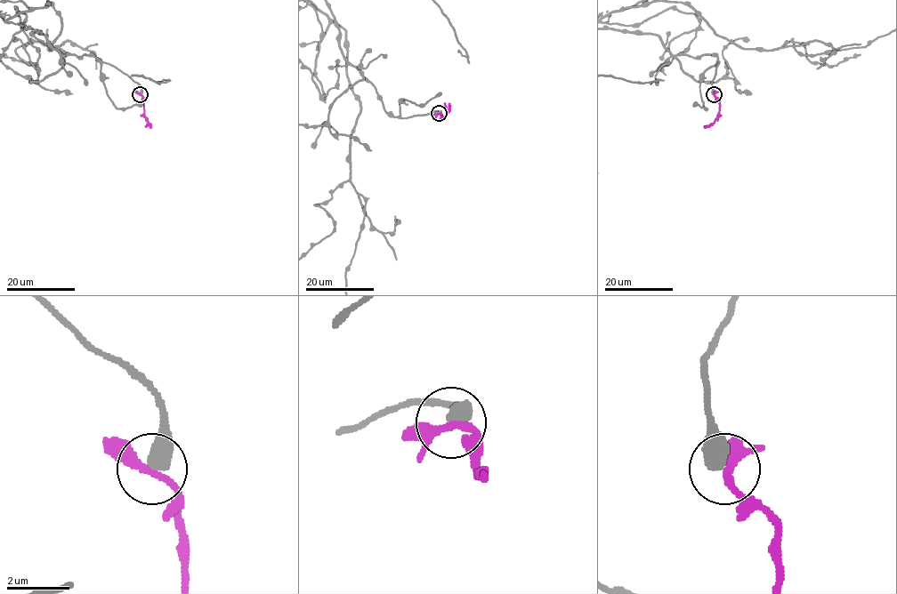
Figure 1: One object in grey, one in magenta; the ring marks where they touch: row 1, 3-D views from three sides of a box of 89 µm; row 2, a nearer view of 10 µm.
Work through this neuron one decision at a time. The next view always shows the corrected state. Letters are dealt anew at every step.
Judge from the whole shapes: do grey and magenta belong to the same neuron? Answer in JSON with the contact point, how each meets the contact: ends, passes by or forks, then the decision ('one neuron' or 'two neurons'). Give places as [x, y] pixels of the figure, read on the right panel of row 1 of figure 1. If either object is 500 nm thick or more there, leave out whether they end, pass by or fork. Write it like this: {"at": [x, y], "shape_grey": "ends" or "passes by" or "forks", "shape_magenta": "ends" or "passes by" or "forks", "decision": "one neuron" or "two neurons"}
{"at": [714, 94], "decision": "two neurons"}

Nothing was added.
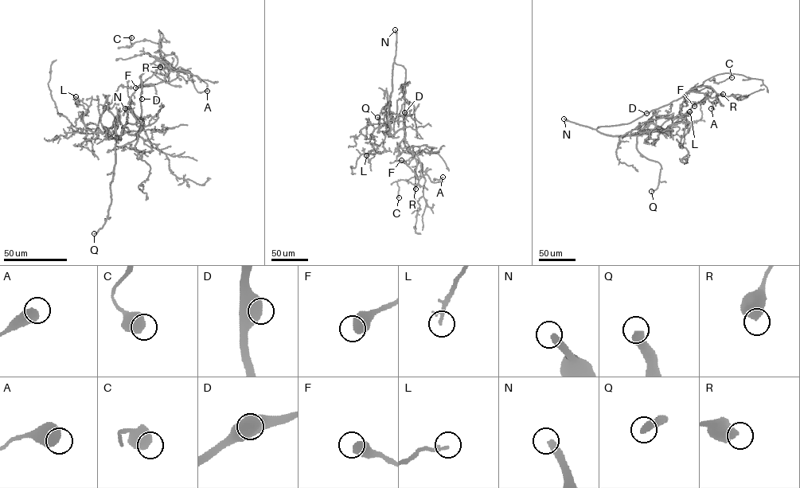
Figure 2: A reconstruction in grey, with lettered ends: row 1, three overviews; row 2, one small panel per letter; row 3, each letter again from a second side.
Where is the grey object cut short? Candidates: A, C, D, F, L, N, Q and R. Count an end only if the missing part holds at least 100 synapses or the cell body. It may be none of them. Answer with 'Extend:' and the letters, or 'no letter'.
Extend: N, Q

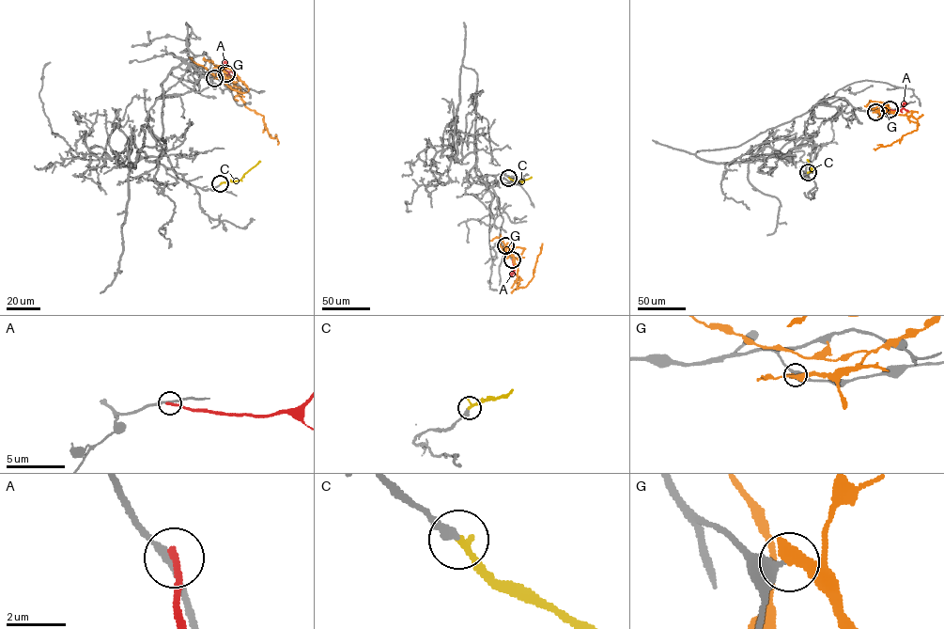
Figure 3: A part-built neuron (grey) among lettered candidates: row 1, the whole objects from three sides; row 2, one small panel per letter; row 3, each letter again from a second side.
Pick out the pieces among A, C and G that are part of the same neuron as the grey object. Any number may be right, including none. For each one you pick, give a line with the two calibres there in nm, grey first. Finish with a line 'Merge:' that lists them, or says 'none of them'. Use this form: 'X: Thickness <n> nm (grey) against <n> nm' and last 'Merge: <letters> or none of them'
C: Thickness 260 nm (grey) against 240 nm
Merge: C

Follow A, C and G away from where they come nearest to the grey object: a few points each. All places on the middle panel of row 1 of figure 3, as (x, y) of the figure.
A: (512, 259), (514, 271), (511, 276)
C: (508, 178), (516, 181), (532, 177)
G: (505, 245), (518, 269), (518, 287), (524, 287), (533, 276), (542, 243)

